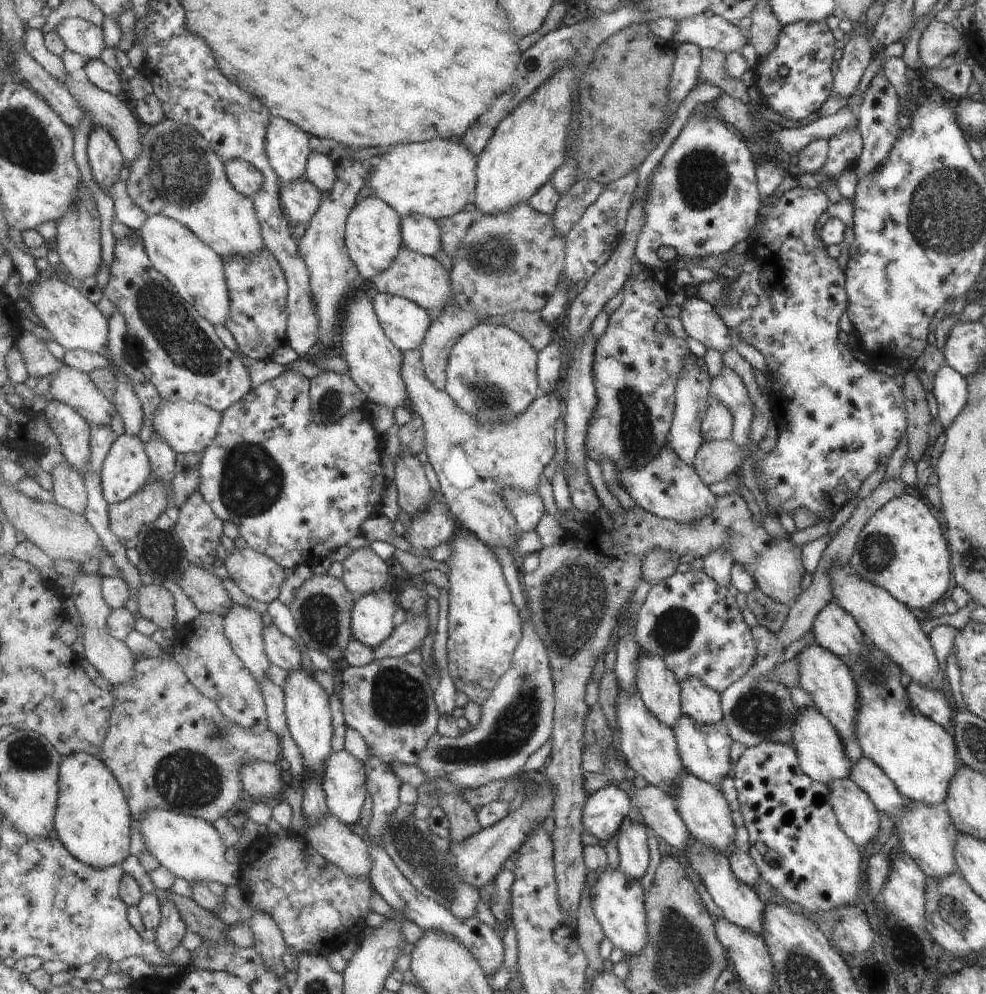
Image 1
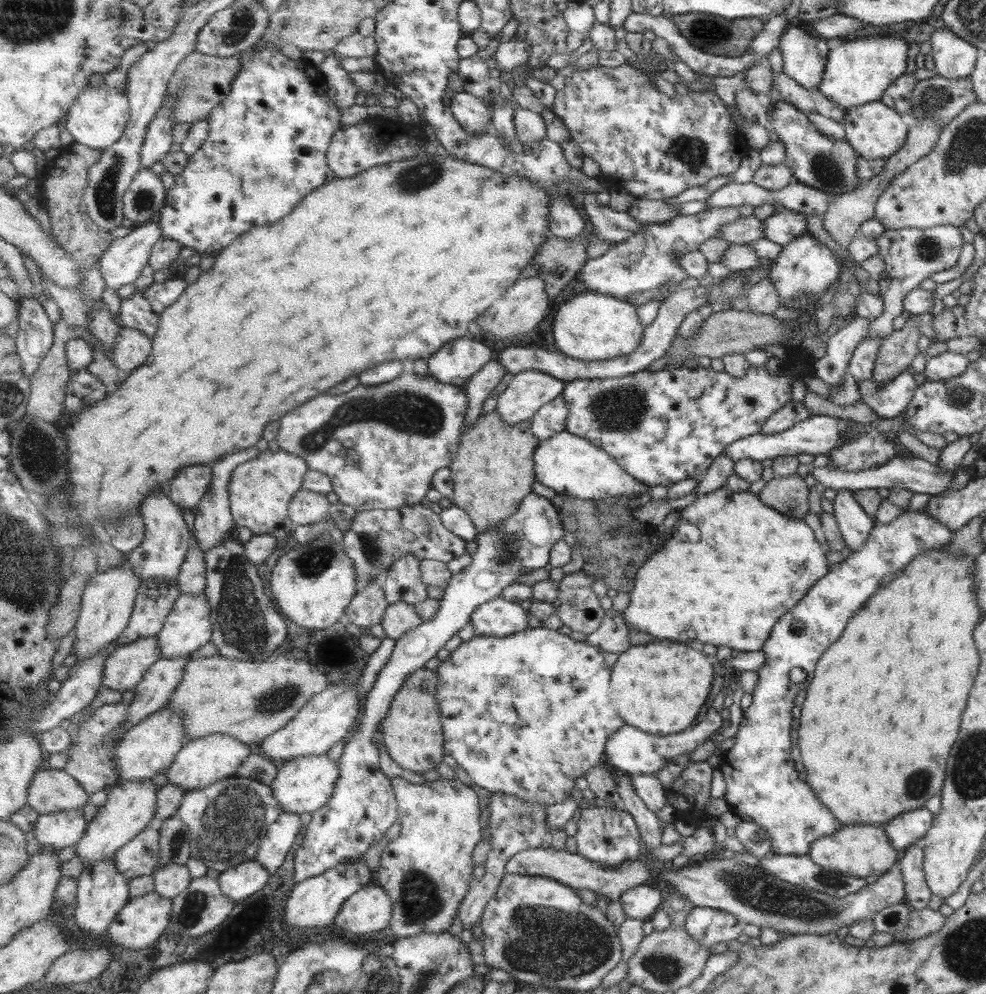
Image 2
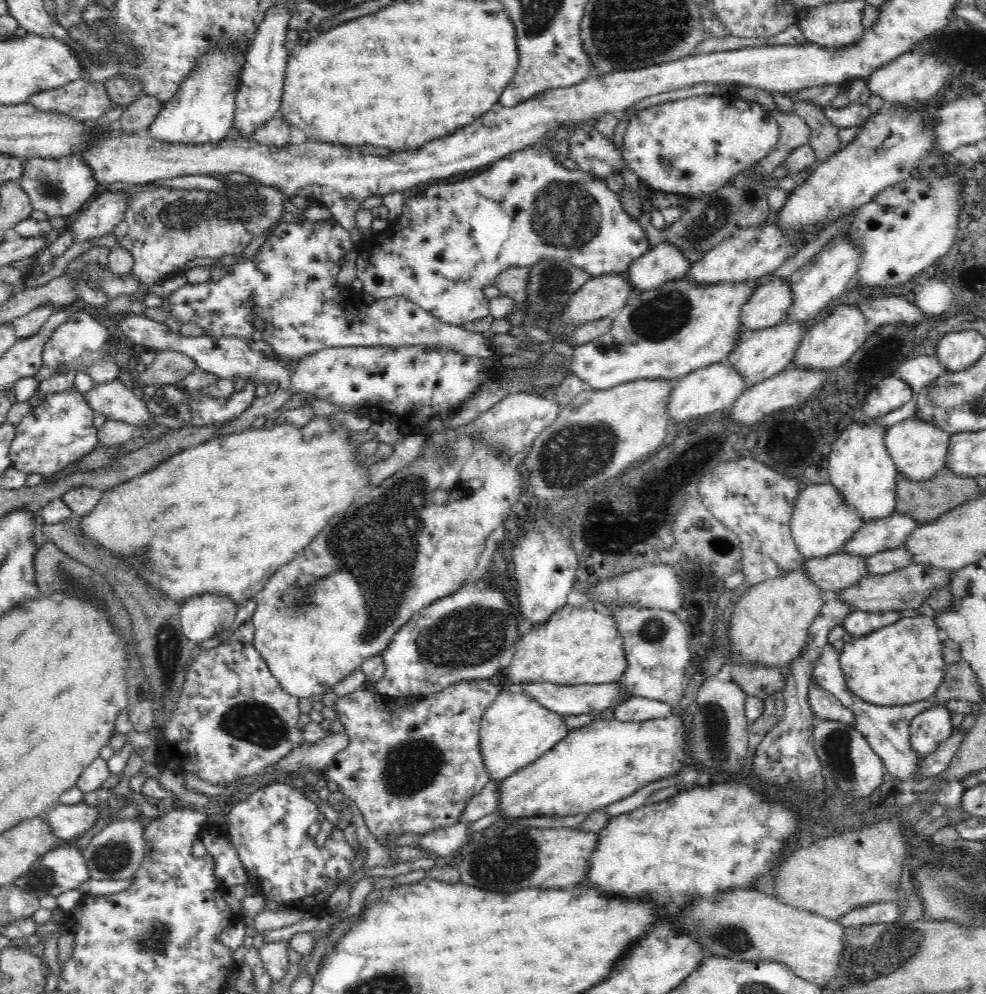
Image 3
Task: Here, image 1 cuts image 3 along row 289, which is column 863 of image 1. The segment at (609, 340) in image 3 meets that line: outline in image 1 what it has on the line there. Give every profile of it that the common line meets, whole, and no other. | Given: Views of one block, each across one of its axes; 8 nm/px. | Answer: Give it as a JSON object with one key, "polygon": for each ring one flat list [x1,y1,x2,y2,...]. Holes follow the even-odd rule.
{"polygon":[[865,641,865,650,853,658,848,668,855,690,857,690,857,714,855,714,855,738,860,746,862,756,869,758,873,764,885,773,895,788,910,802,941,804,947,794,949,778,953,778,957,768,957,751,952,739,939,724,919,714,907,698,905,688,900,683,901,672,885,652,881,652,871,641]]}

